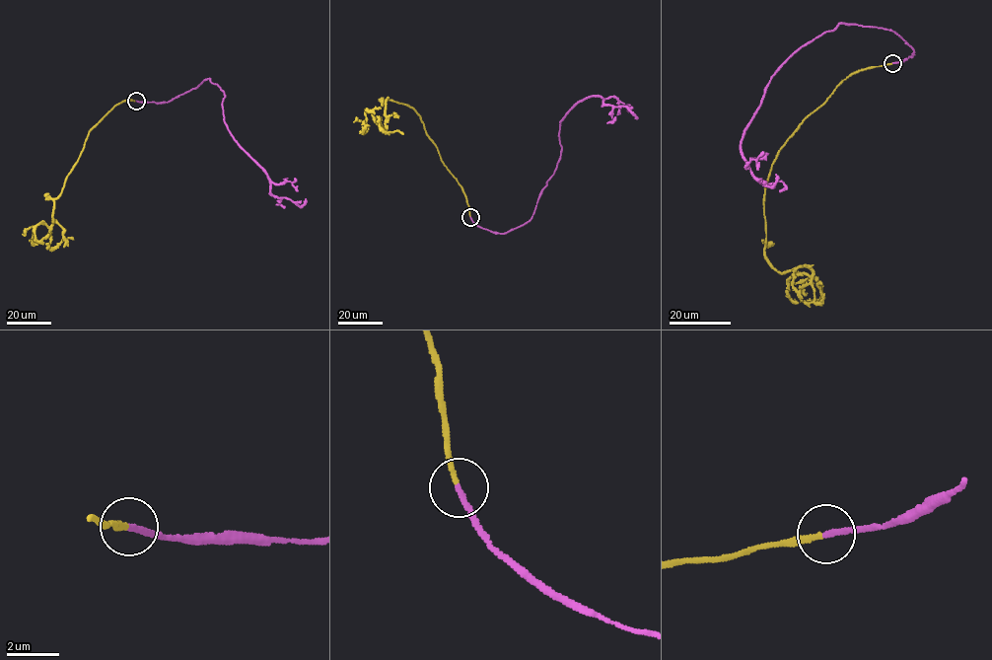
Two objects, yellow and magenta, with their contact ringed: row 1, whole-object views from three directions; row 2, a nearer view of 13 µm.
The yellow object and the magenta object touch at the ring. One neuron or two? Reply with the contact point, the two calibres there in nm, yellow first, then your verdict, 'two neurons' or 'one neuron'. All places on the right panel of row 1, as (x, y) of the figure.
place (892, 63); calibres 180 and 200 nm; one neuron

